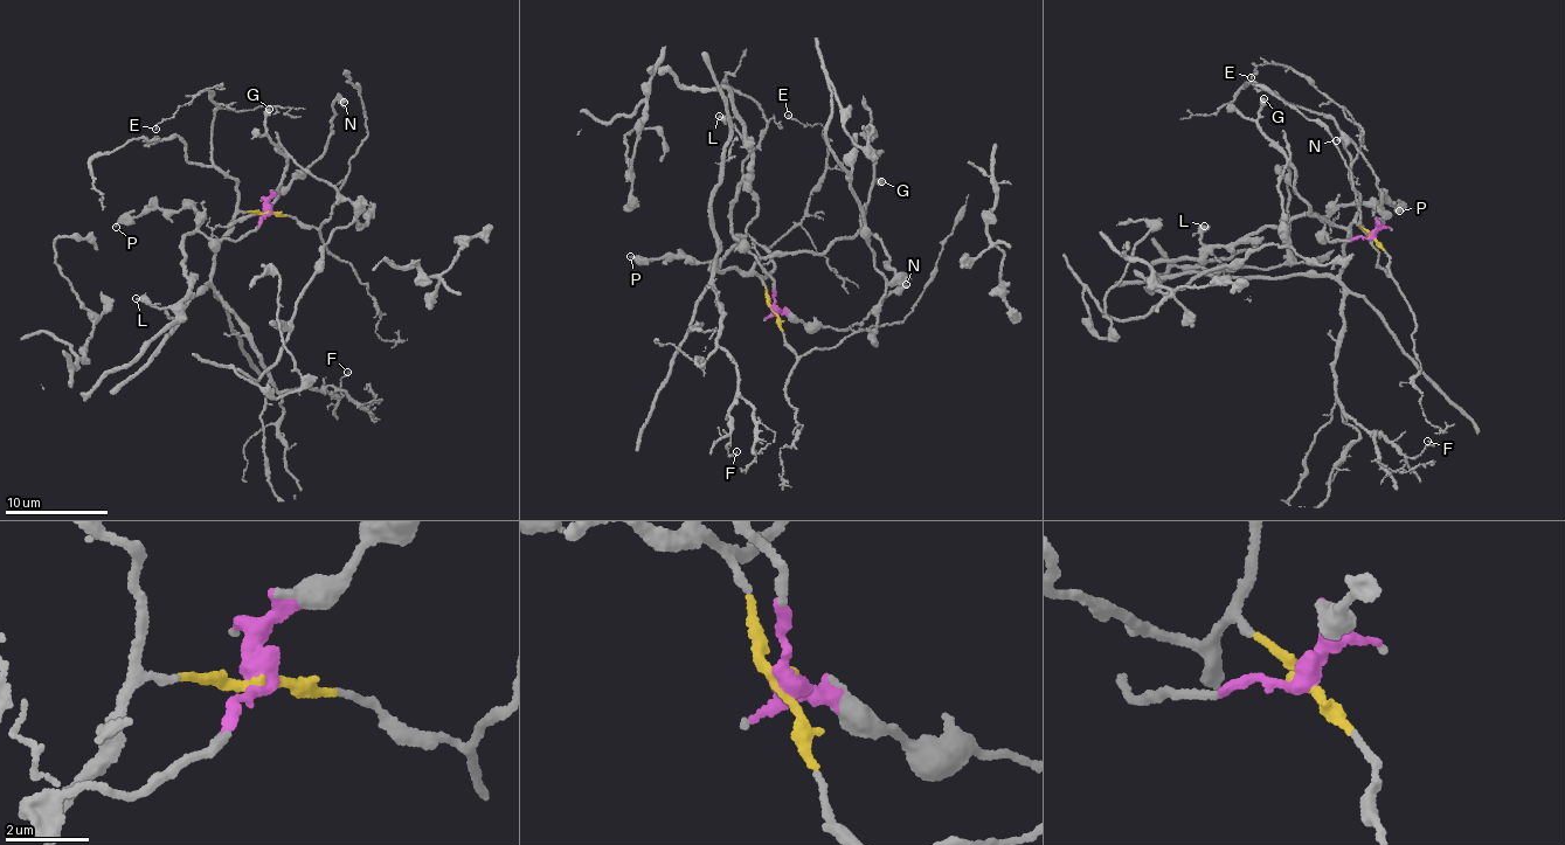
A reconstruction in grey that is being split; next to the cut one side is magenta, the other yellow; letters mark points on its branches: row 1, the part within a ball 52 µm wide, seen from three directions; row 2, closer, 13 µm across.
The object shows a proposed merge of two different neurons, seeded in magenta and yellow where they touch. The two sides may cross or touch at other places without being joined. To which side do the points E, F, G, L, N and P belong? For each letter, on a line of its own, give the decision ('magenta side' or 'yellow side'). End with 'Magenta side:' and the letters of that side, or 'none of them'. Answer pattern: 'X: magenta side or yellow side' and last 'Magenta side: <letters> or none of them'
E: yellow side
F: yellow side
G: yellow side
L: magenta side
N: magenta side
P: magenta side
Magenta side: L, N, P

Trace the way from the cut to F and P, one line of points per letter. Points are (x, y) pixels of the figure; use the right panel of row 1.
F: (1371, 239), (1351, 224), (1344, 247), (1335, 368), (1341, 410), (1407, 457), (1426, 440)
P: (1371, 239), (1329, 239), (1324, 223), (1342, 207), (1369, 201), (1375, 207), (1385, 198), (1399, 212)

